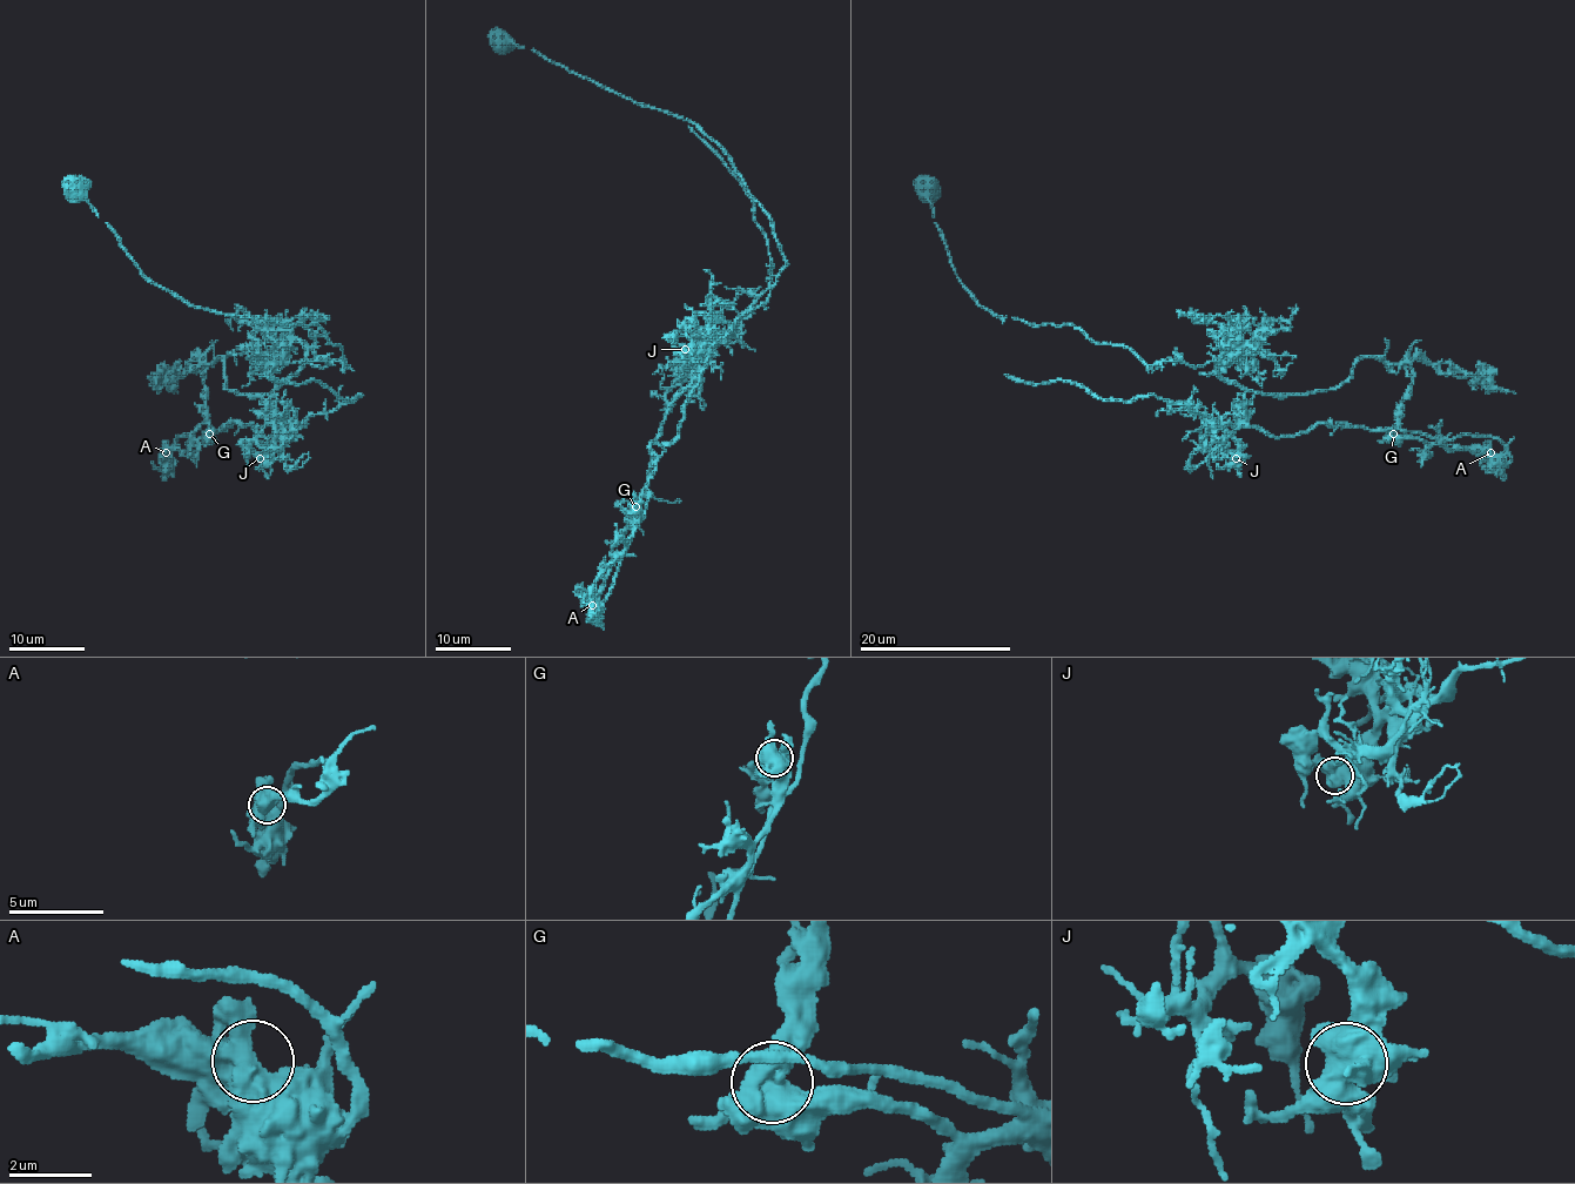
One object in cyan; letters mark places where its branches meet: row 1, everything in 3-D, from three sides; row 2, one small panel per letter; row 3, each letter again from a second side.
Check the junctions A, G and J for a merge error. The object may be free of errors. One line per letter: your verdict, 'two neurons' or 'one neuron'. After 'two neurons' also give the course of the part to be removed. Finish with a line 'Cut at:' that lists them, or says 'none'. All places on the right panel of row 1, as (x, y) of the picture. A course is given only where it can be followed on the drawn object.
A: one neuron
G: two neurons; course (1393, 434), (1404, 434), (1338, 422), (1271, 437), (1150, 395), (1104, 401), (1078, 384), (1004, 375)
J: one neuron
Cut at: G

